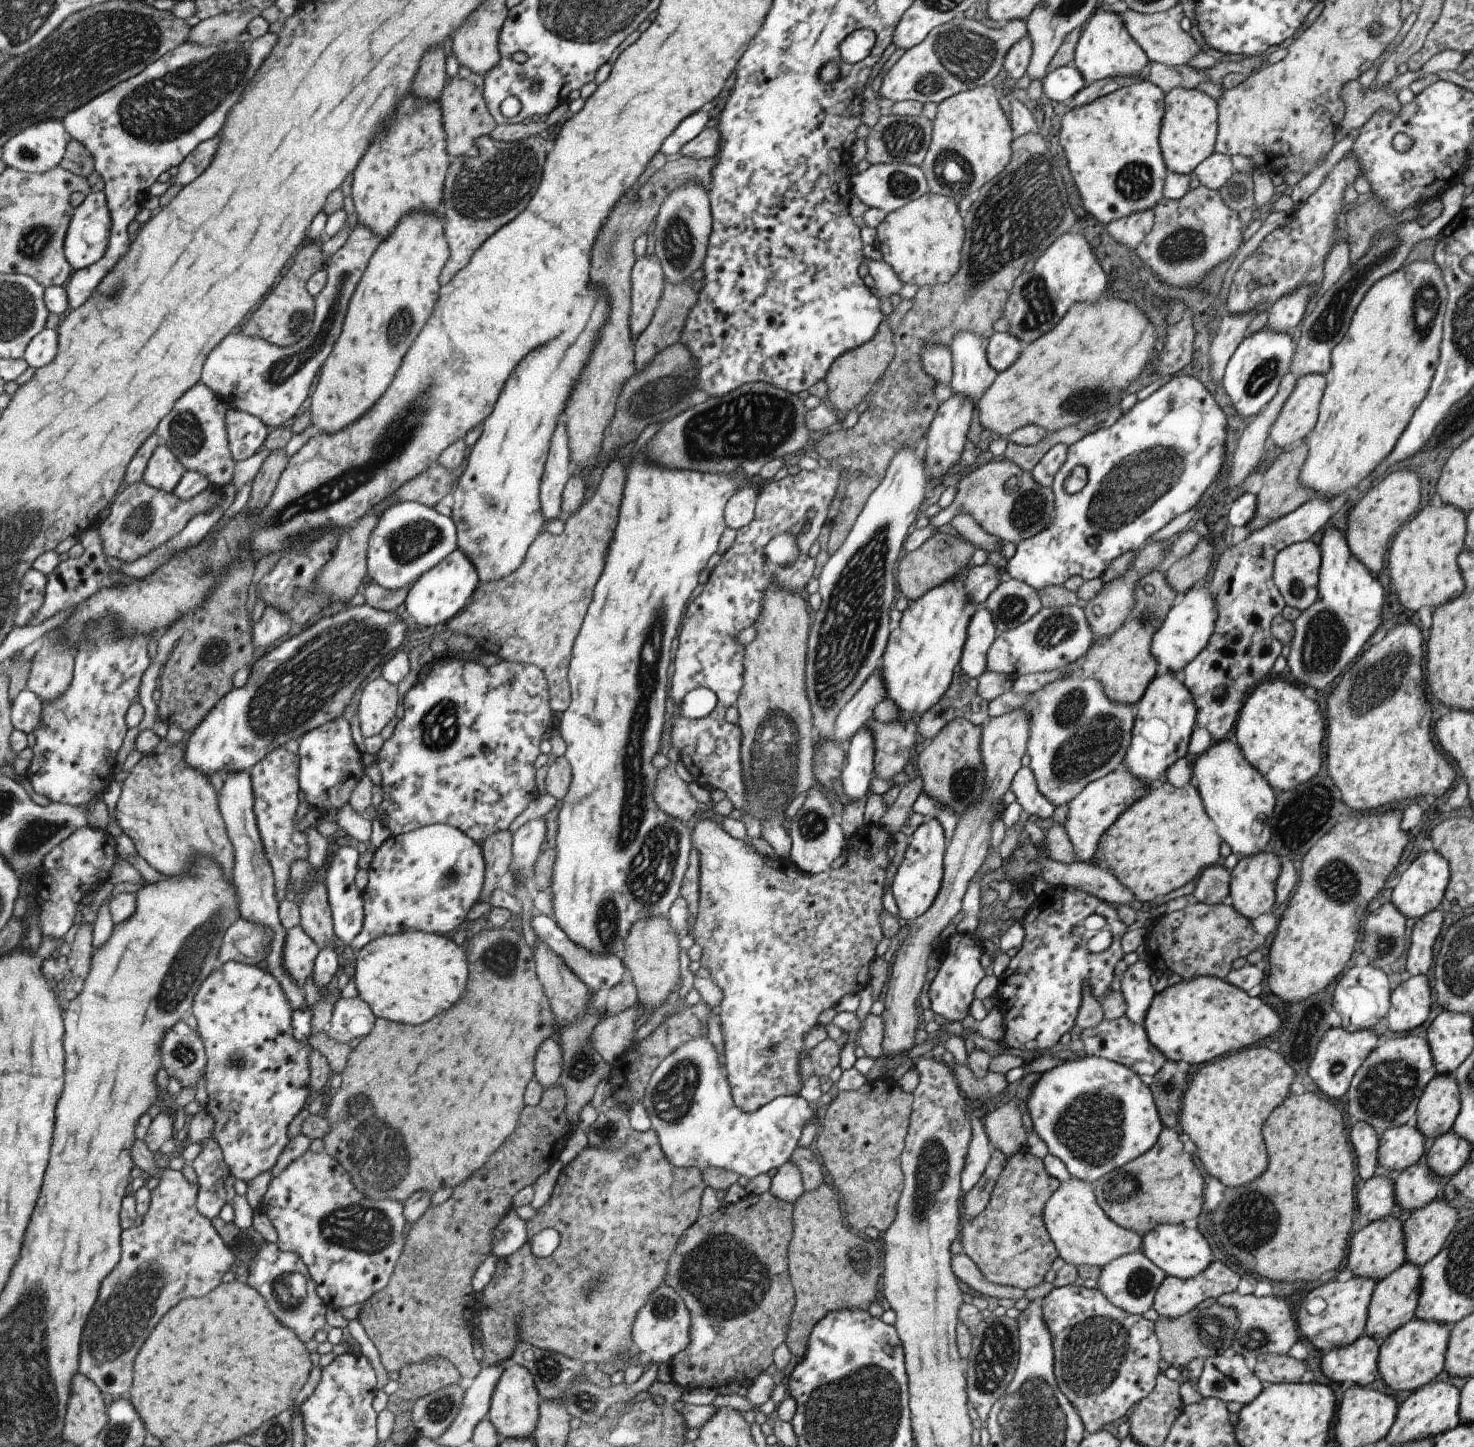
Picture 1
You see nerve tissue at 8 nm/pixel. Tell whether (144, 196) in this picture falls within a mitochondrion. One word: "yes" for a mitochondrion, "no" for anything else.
no

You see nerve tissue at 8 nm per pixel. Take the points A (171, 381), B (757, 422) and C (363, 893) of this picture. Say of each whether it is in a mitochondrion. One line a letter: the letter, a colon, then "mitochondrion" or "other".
A: other
B: mitochondrion
C: other

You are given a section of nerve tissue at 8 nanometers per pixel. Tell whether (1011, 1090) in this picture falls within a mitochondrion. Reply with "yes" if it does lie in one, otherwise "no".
no

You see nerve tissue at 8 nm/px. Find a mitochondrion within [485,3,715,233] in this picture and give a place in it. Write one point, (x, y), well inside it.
(632, 204)

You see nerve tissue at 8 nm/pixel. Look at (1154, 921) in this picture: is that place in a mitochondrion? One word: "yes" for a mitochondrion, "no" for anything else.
no

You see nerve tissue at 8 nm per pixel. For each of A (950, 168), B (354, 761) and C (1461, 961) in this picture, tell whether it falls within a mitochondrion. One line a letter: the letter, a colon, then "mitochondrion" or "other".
A: mitochondrion
B: other
C: mitochondrion

